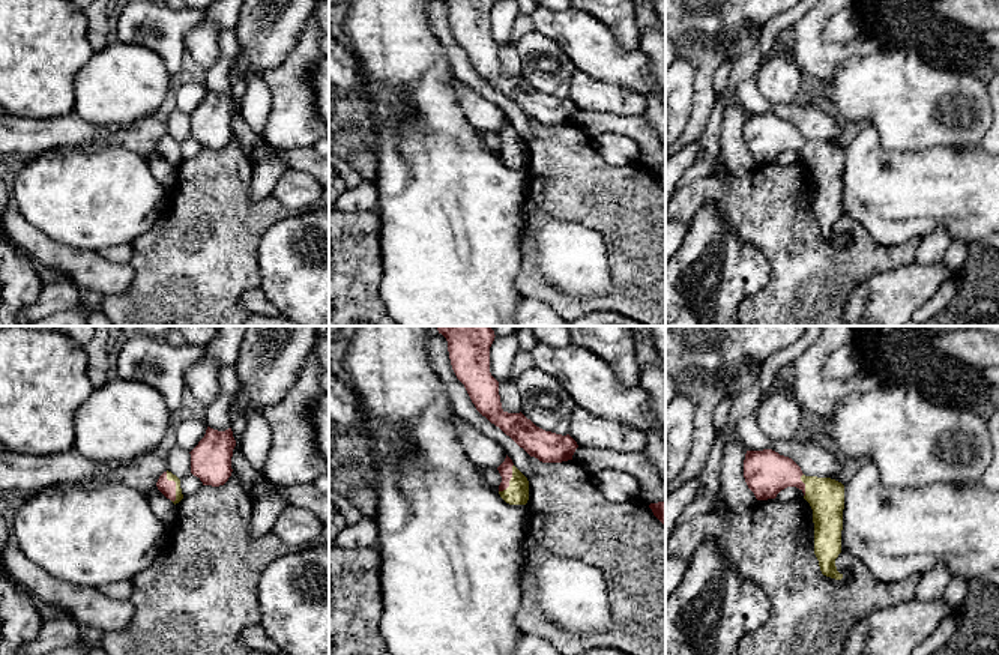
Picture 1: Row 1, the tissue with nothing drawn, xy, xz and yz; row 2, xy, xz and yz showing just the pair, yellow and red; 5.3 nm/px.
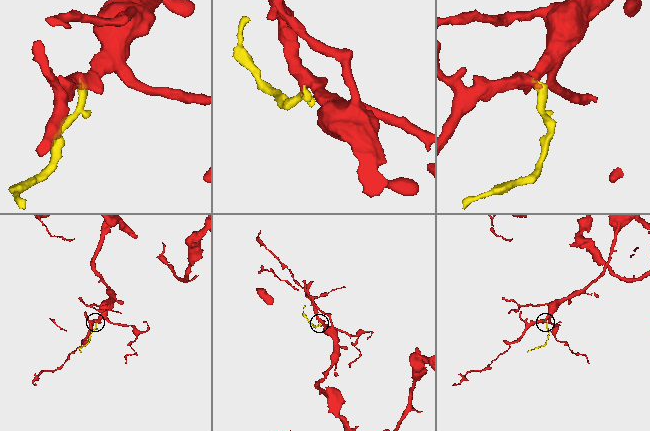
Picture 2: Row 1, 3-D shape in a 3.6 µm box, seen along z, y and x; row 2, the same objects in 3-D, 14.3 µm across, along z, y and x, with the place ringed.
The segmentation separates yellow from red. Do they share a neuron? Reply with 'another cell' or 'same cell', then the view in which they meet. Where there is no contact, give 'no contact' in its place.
same cell; contact in xy

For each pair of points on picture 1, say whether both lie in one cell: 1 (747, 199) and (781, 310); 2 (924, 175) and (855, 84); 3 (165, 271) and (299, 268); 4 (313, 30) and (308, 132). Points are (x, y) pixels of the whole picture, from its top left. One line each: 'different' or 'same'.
1: same
2: different
3: different
4: same

